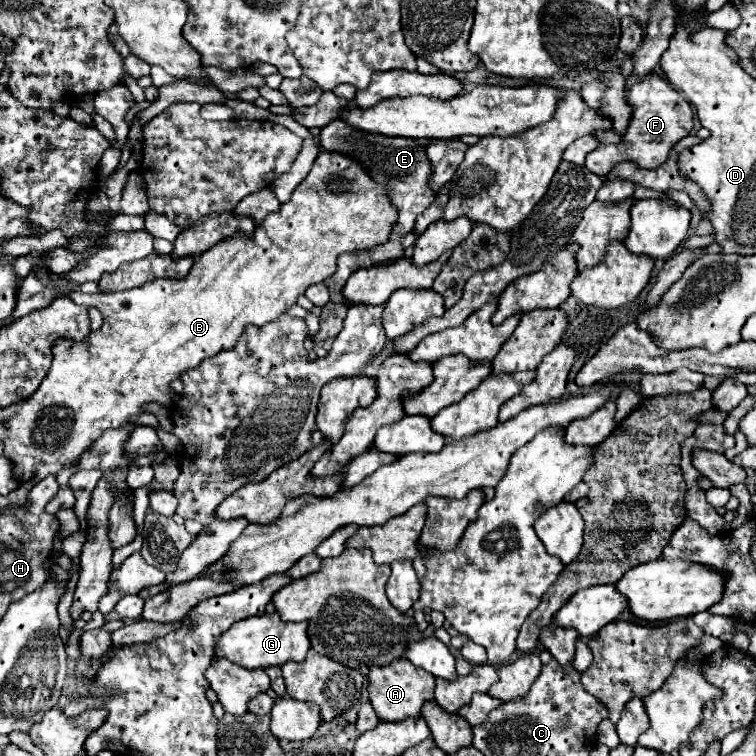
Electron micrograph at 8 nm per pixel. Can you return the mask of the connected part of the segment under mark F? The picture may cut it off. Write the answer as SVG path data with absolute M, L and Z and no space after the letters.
M655 73L647 75L639 85L631 87L627 103L631 105L633 115L631 115L625 139L617 145L603 145L603 147L599 147L587 155L587 161L585 161L587 169L599 177L605 177L621 161L637 163L643 169L657 169L659 165L663 165L667 161L673 145L679 139L687 137L693 129L691 105L685 101L685 97L679 91L669 87Z

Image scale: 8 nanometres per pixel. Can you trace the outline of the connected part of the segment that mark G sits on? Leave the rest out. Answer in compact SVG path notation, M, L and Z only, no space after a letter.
M265 613L259 617L243 619L231 625L231 629L227 629L223 637L219 637L219 641L215 643L215 659L231 659L231 663L245 669L259 669L259 667L265 669L273 665L281 667L285 661L303 661L311 647L307 637L307 625L309 625L307 621L283 623L277 613L273 615Z

